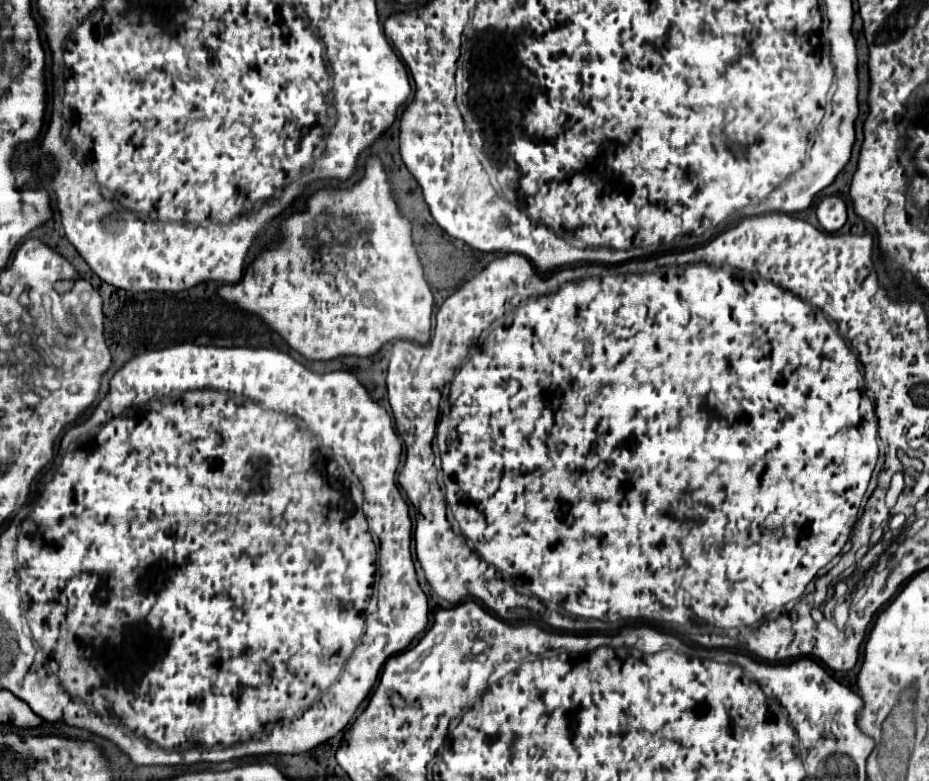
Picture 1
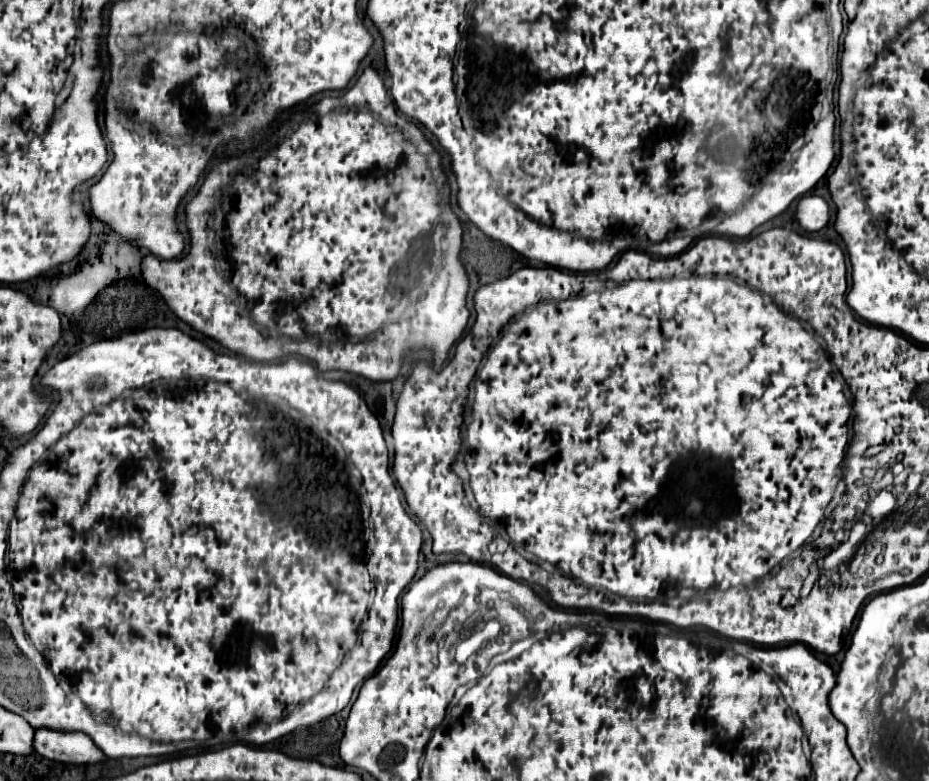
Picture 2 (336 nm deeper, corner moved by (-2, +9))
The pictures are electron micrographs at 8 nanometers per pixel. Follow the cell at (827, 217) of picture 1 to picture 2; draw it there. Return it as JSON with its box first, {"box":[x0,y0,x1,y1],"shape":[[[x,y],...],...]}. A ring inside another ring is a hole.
{"box":[798,195,830,231],"shape":[[[806,195],[798,203],[798,221],[806,231],[820,231],[830,221],[830,207],[818,195]]]}

